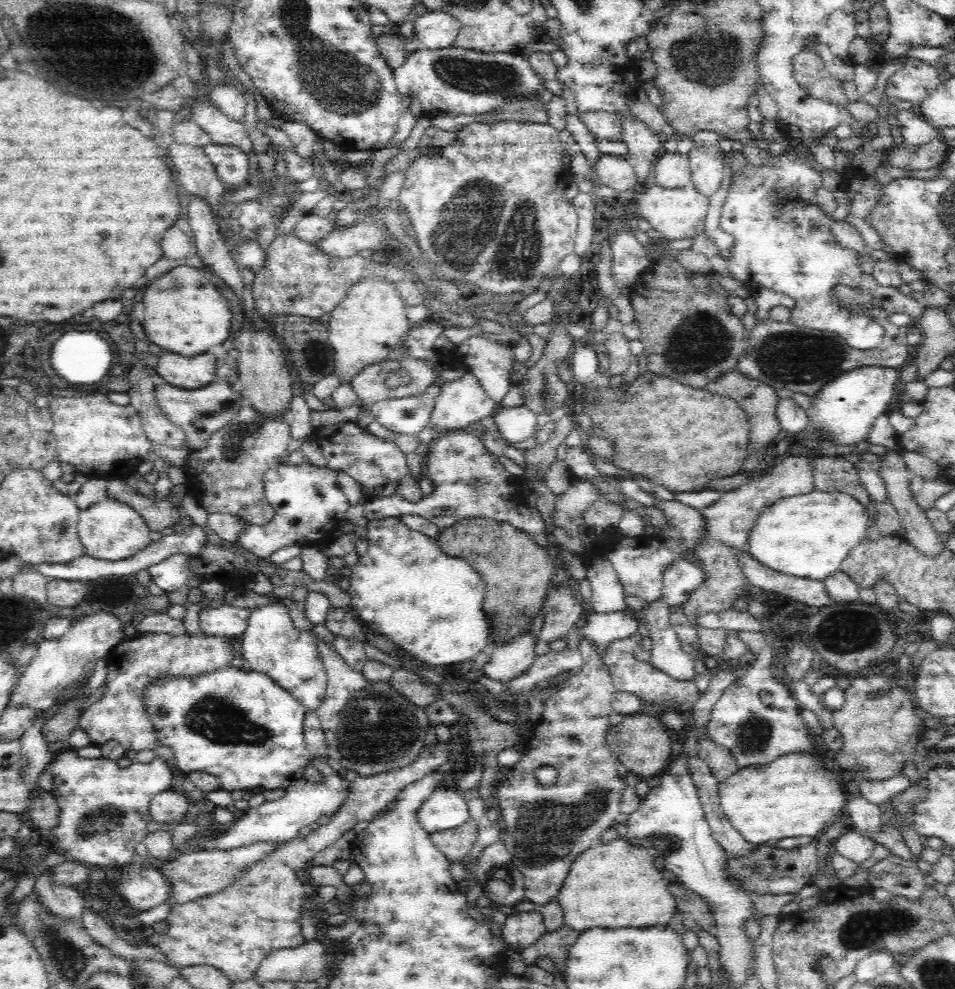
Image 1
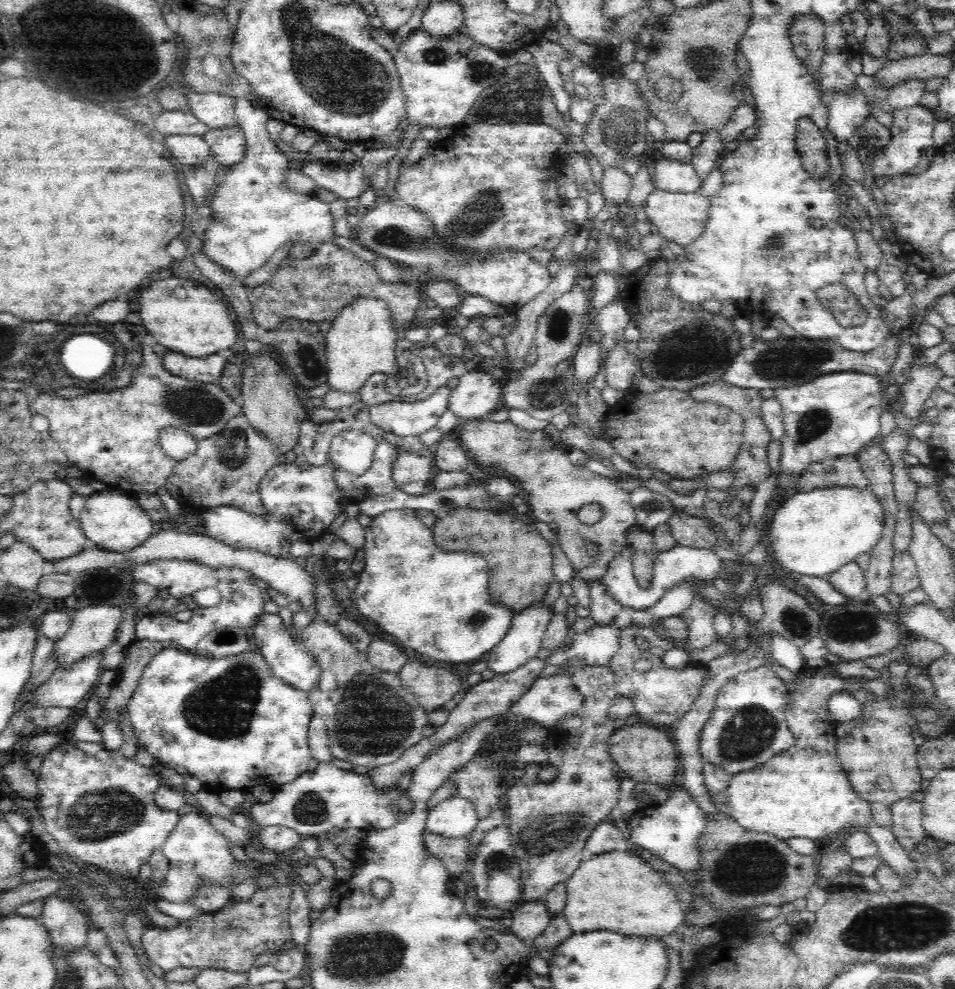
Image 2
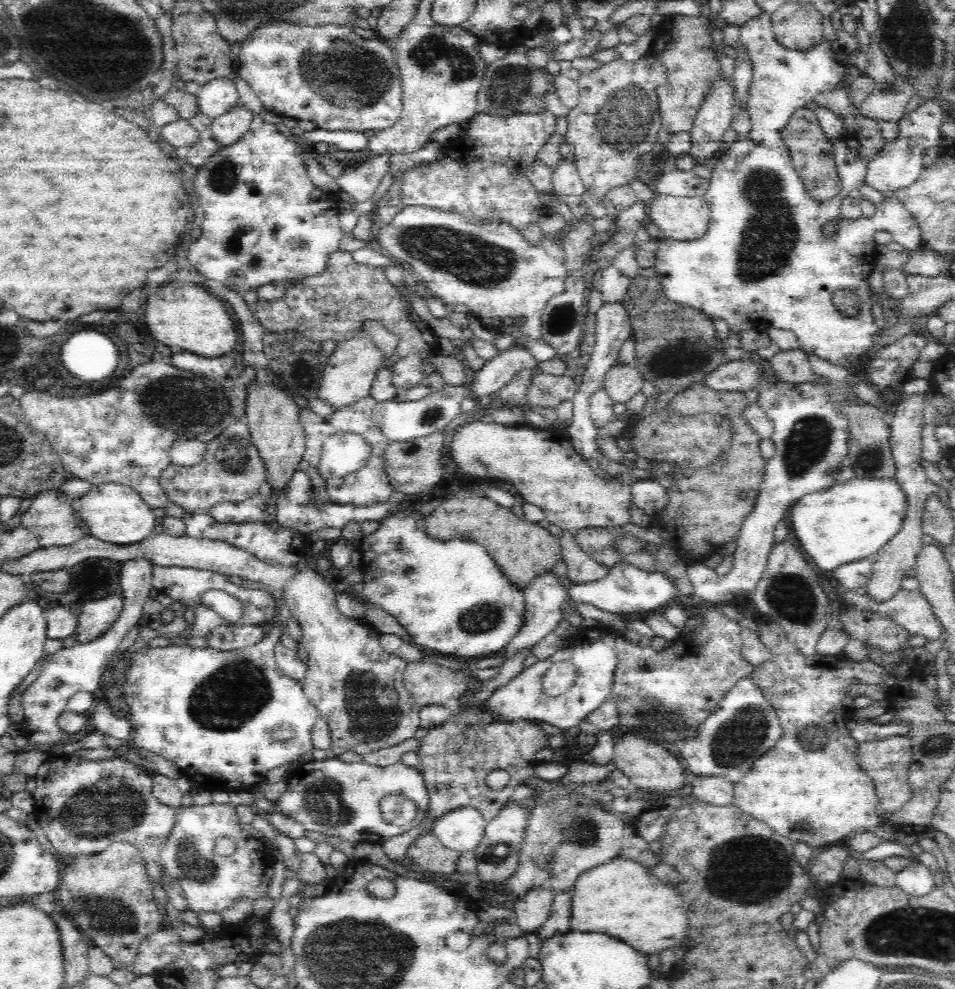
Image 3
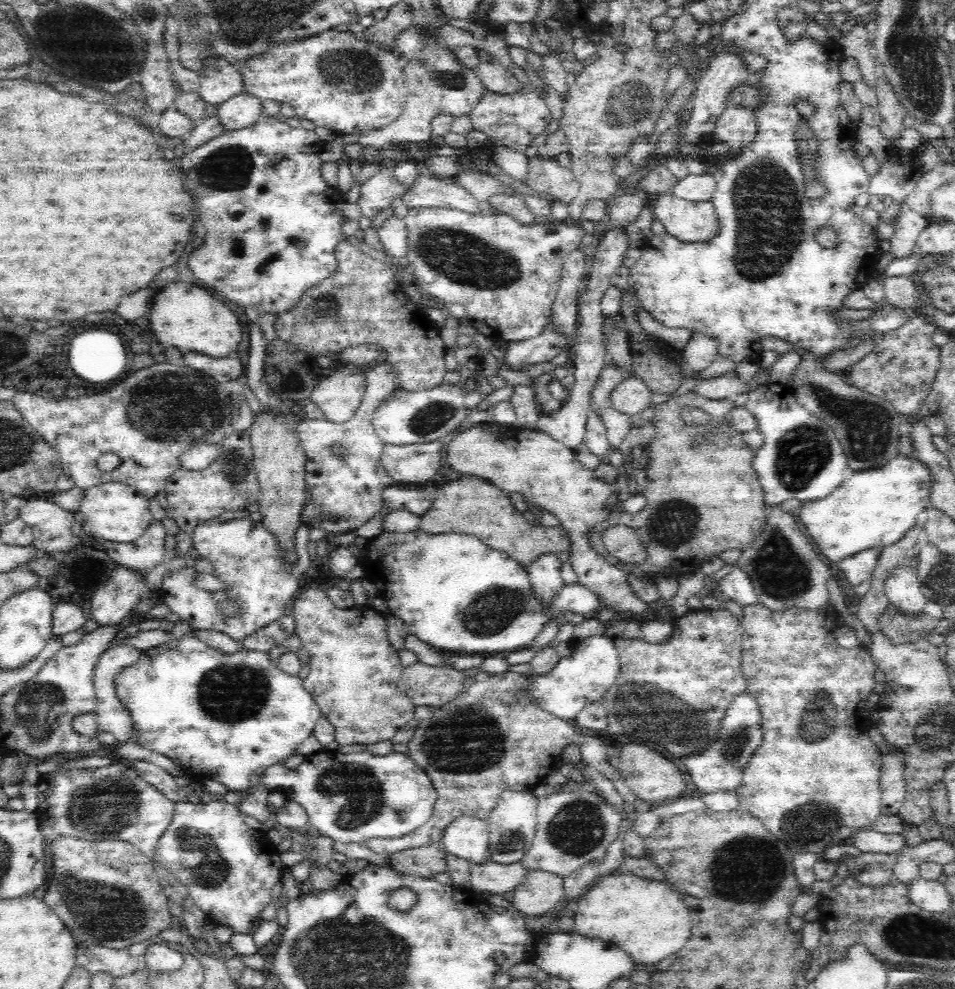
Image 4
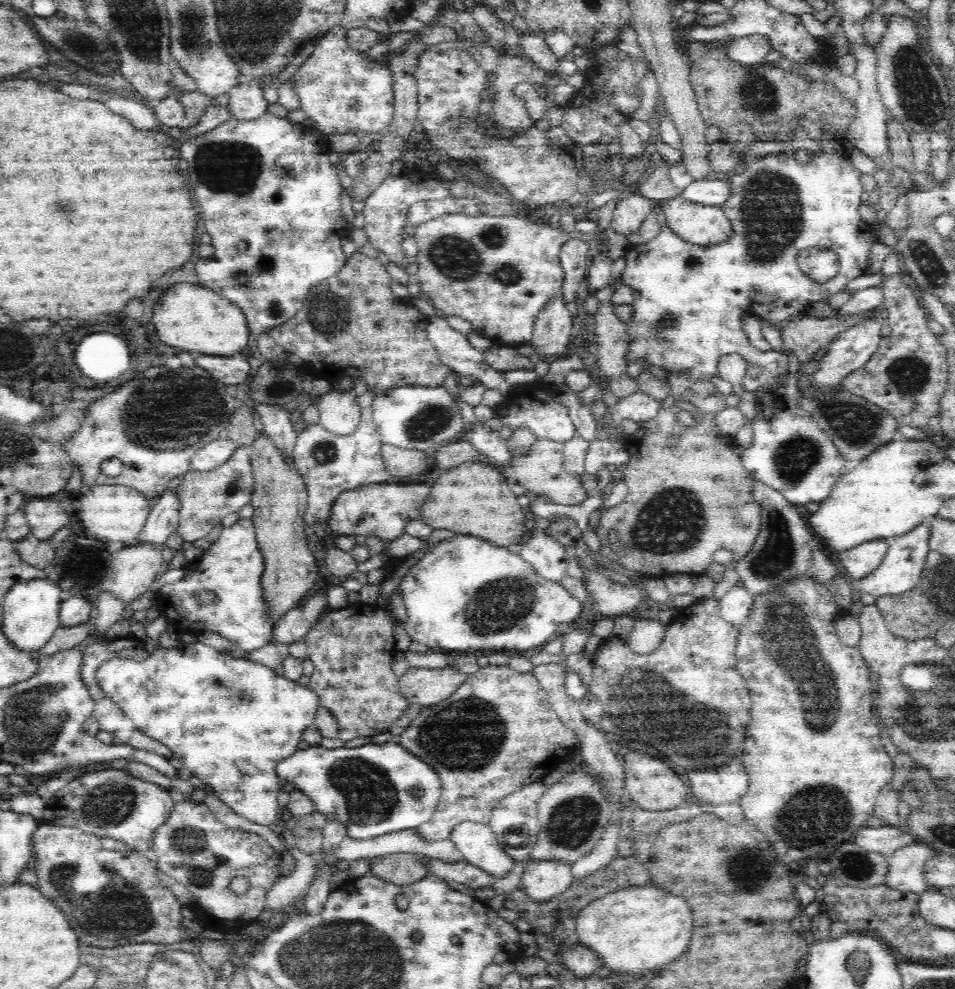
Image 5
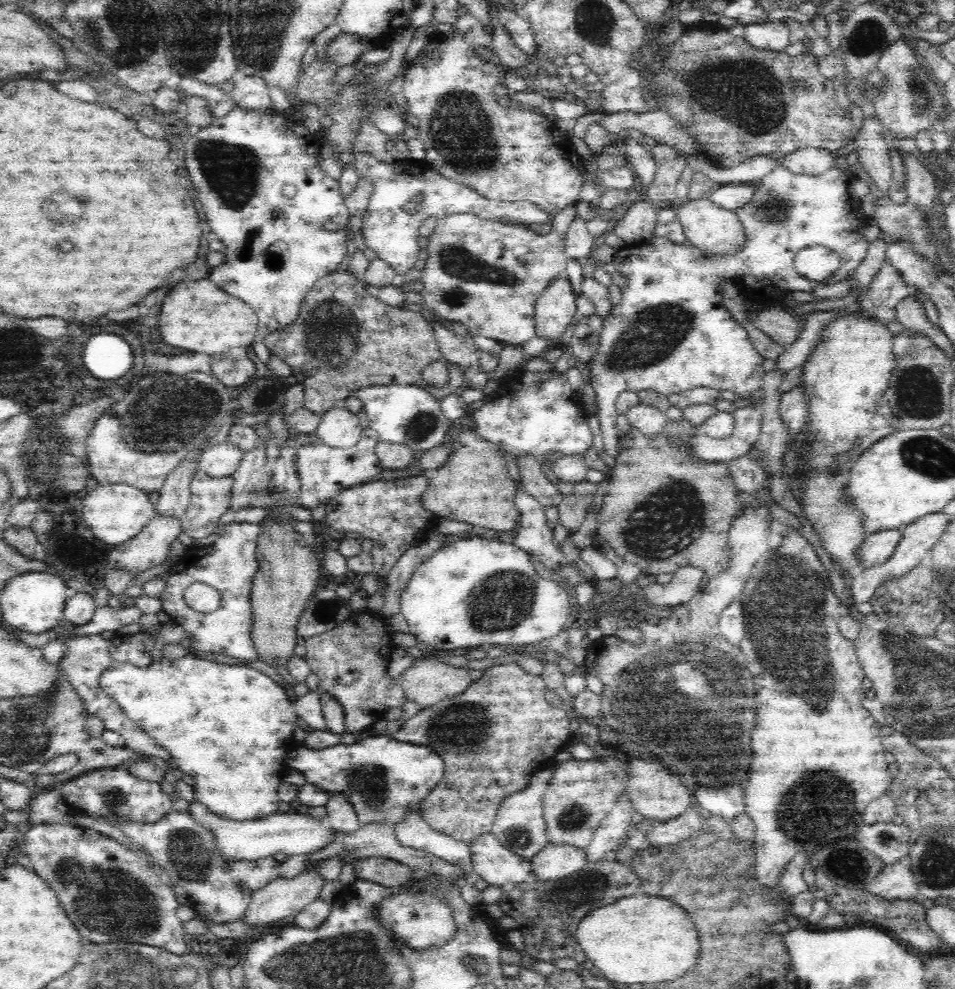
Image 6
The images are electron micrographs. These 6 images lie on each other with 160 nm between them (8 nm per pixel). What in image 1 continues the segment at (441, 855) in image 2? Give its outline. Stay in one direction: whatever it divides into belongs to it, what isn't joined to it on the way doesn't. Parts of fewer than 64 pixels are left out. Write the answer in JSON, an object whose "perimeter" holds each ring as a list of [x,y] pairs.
{"perimeter":[[[468,821],[458,828],[429,833],[434,846],[448,859],[450,864],[462,862],[474,850],[480,829],[475,821]]]}

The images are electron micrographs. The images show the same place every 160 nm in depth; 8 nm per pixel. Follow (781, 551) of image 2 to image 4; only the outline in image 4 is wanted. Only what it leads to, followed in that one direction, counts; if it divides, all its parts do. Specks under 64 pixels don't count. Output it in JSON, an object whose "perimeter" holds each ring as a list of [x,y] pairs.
{"perimeter":[[[898,454],[884,467],[862,469],[849,472],[848,477],[829,496],[823,500],[804,503],[798,518],[804,524],[808,536],[816,542],[816,546],[830,562],[841,562],[848,556],[853,556],[862,550],[886,549],[902,540],[910,529],[913,529],[918,519],[926,515],[930,506],[930,494],[934,486],[934,477],[930,467],[914,457],[904,457]]]}

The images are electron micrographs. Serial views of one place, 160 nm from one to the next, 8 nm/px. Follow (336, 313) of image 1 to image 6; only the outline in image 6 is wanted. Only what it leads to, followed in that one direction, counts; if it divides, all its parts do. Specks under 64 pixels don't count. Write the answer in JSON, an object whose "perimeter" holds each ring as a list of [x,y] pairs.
{"perimeter":[[[340,401],[334,409],[326,412],[315,433],[328,448],[350,450],[362,439],[364,428],[360,420]]]}

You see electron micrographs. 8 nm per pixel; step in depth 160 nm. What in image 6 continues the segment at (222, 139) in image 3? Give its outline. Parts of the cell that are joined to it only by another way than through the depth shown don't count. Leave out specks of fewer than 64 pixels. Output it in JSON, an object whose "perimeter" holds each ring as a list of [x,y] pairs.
{"perimeter":[[[238,75],[230,92],[236,106],[246,110],[267,110],[271,108],[268,88],[260,76]]]}

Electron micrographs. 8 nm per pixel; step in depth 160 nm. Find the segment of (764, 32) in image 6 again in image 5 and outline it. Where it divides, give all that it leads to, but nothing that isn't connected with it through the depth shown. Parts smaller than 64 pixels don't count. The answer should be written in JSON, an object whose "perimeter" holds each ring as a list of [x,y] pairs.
{"perimeter":[[[752,34],[737,38],[731,43],[724,43],[727,55],[736,62],[742,64],[758,64],[763,62],[765,56],[773,51],[767,36]]]}

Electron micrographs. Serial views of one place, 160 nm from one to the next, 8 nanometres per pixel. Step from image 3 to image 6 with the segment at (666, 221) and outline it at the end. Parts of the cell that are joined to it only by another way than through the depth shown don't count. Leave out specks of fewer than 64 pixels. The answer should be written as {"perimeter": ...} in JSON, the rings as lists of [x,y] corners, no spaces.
{"perimeter":[[[706,197],[687,200],[685,203],[677,205],[675,211],[677,220],[680,220],[682,227],[684,227],[686,238],[697,249],[710,253],[710,255],[733,255],[743,249],[746,242],[746,232],[735,212],[720,208]]]}

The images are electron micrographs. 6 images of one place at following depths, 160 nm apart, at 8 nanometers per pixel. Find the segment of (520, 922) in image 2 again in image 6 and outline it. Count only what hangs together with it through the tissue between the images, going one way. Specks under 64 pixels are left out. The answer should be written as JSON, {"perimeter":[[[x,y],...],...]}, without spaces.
{"perimeter":[[[548,844],[531,860],[535,880],[566,878],[589,863],[585,850],[571,844]]]}

